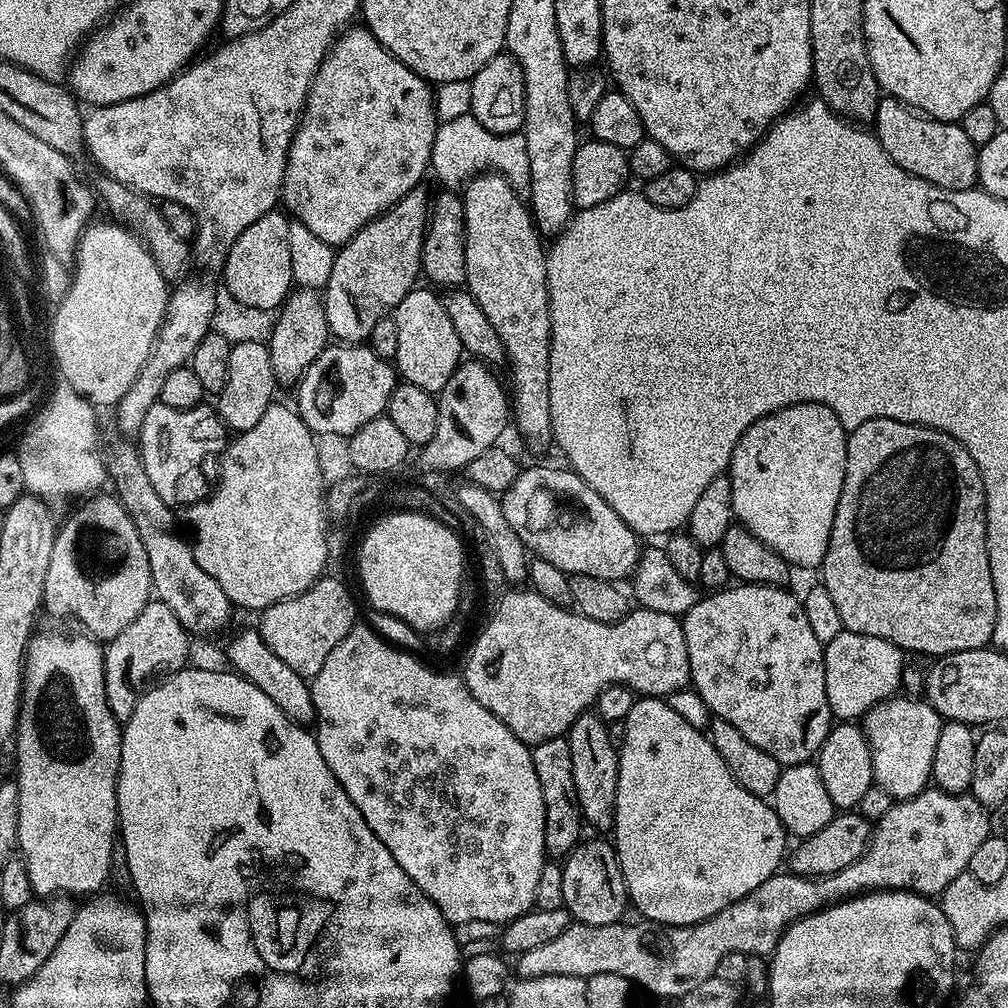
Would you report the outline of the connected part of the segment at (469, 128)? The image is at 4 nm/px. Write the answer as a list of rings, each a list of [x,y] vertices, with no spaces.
[[[472,113],[443,120],[437,125],[430,168],[449,191],[465,187],[472,177],[486,171],[506,177],[517,191],[525,191],[530,186],[530,158],[527,157],[524,134],[519,131],[511,134],[492,133]]]

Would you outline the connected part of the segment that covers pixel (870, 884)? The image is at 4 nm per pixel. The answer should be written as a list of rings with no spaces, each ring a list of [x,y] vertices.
[[[928,786],[908,800],[896,800],[892,809],[881,820],[875,821],[872,838],[868,841],[868,849],[858,858],[858,862],[850,862],[846,870],[838,870],[829,876],[797,876],[788,870],[781,870],[775,876],[766,878],[762,886],[750,890],[746,898],[726,906],[709,920],[703,920],[690,926],[669,928],[666,924],[639,922],[640,924],[607,924],[606,926],[590,926],[589,924],[569,923],[558,938],[553,938],[543,946],[534,946],[534,950],[519,953],[514,972],[519,979],[542,978],[543,976],[583,976],[594,974],[618,974],[626,978],[637,989],[645,988],[656,996],[685,996],[694,986],[702,986],[710,977],[716,975],[718,962],[726,954],[741,952],[749,958],[756,956],[771,957],[778,946],[782,934],[792,923],[803,916],[809,916],[838,904],[842,900],[851,900],[853,896],[862,896],[865,892],[917,892],[920,896],[936,898],[950,886],[954,878],[958,878],[968,870],[970,858],[976,853],[981,842],[993,831],[988,821],[989,809],[980,805],[971,794],[943,792],[941,788]]]

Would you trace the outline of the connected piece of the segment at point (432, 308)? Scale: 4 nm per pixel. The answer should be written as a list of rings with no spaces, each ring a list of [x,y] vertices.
[[[417,286],[410,294],[406,294],[406,298],[402,298],[402,302],[398,302],[394,313],[398,326],[394,367],[403,383],[438,394],[461,365],[462,349],[458,342],[458,330],[454,330],[454,322],[450,322],[450,314],[446,314],[443,299],[439,295],[436,297],[431,287],[428,288]]]

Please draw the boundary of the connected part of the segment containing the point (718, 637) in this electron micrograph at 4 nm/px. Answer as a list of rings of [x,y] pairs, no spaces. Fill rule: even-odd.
[[[737,583],[733,586],[725,586],[708,594],[708,597],[697,599],[696,605],[682,617],[684,626],[684,637],[686,638],[686,654],[690,658],[690,684],[695,688],[696,693],[706,702],[706,706],[712,711],[713,717],[717,720],[730,722],[746,742],[754,742],[758,750],[766,750],[770,758],[774,758],[781,766],[789,764],[807,764],[819,753],[822,742],[826,742],[828,731],[834,726],[834,717],[830,710],[830,702],[826,698],[826,670],[824,669],[824,645],[818,642],[810,621],[806,618],[804,601],[799,595],[795,596],[784,586],[775,584],[745,584]]]

